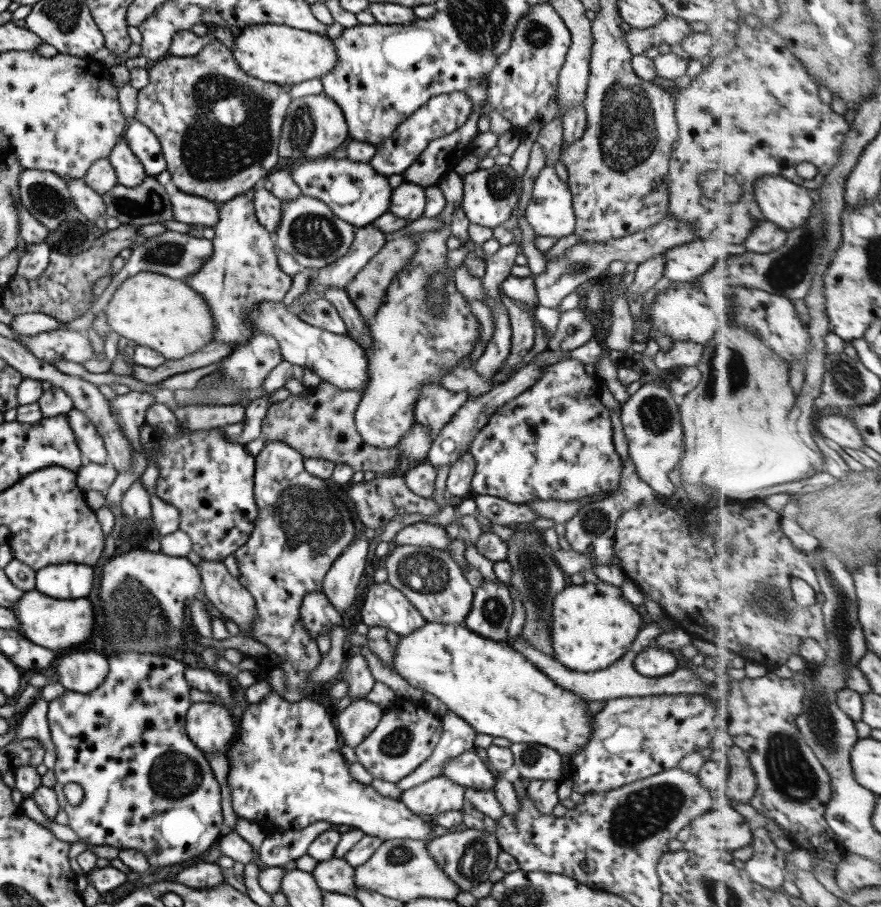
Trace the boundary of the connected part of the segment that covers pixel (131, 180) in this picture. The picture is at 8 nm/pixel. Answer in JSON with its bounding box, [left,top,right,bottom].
[108,136,146,188]

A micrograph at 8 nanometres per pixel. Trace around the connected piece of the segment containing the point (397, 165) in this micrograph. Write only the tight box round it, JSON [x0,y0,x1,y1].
[368,91,471,176]

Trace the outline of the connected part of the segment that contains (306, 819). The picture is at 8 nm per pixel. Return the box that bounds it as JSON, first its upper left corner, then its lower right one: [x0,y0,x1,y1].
[224,689,433,843]

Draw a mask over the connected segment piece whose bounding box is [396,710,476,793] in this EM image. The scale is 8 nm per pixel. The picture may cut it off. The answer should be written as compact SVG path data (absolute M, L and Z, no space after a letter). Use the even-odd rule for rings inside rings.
M446 710L440 721L442 724L441 735L431 755L407 777L401 778L396 783L397 789L400 789L401 793L426 782L429 778L441 775L442 767L445 767L448 760L457 758L459 754L472 749L476 732L469 724L449 710Z

